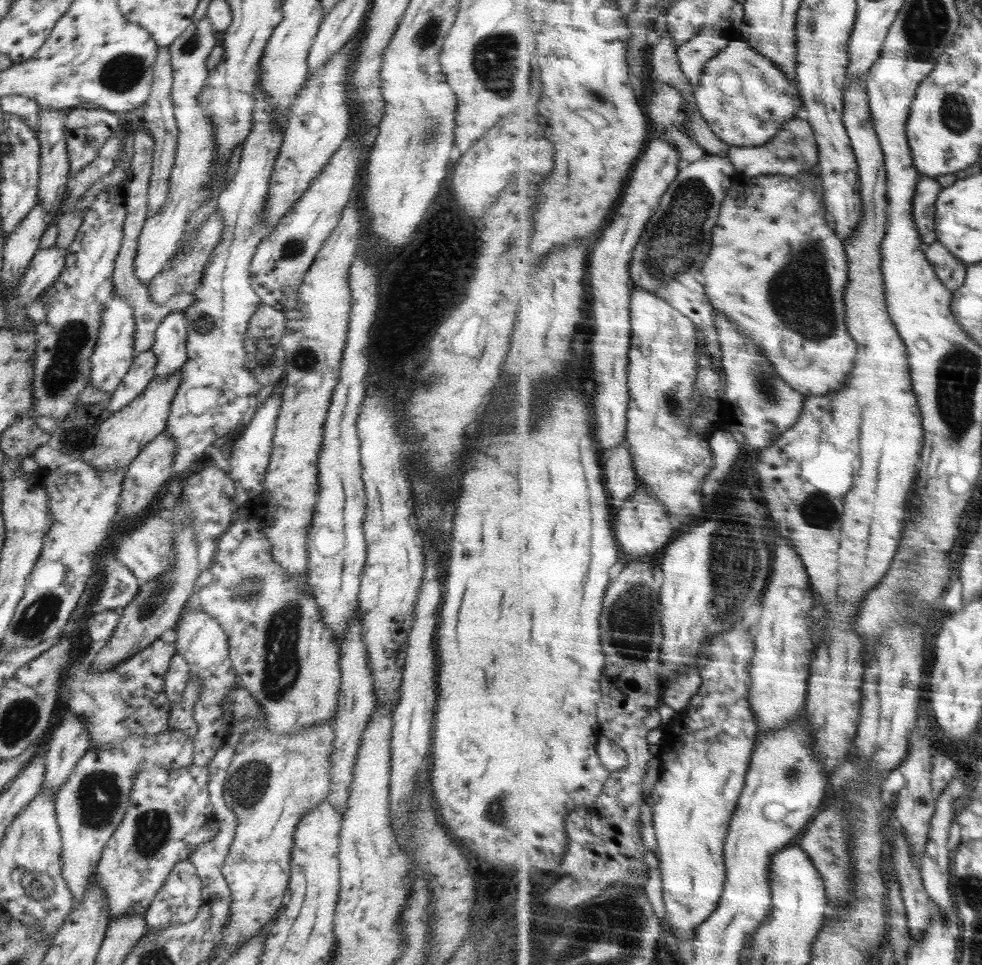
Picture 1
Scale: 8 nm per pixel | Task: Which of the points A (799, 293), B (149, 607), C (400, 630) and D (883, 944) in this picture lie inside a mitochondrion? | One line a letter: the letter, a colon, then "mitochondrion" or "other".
A: mitochondrion
B: mitochondrion
C: other
D: other

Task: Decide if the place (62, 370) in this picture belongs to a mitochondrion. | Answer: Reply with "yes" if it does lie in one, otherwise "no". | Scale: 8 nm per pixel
yes

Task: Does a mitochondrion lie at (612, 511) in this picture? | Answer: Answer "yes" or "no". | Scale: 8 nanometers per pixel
no

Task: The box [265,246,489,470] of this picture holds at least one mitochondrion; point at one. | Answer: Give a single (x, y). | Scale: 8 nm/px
(304, 359)

